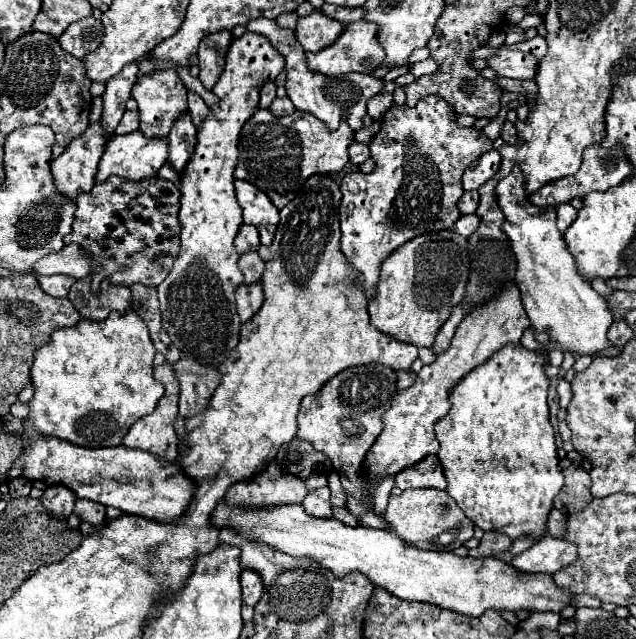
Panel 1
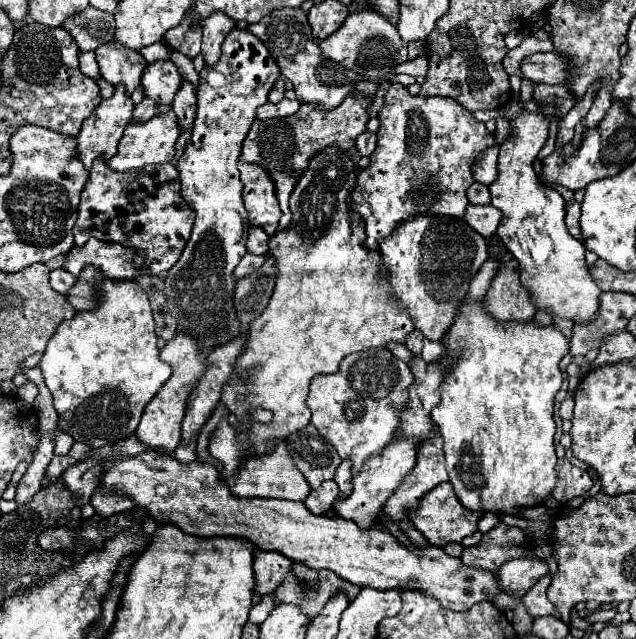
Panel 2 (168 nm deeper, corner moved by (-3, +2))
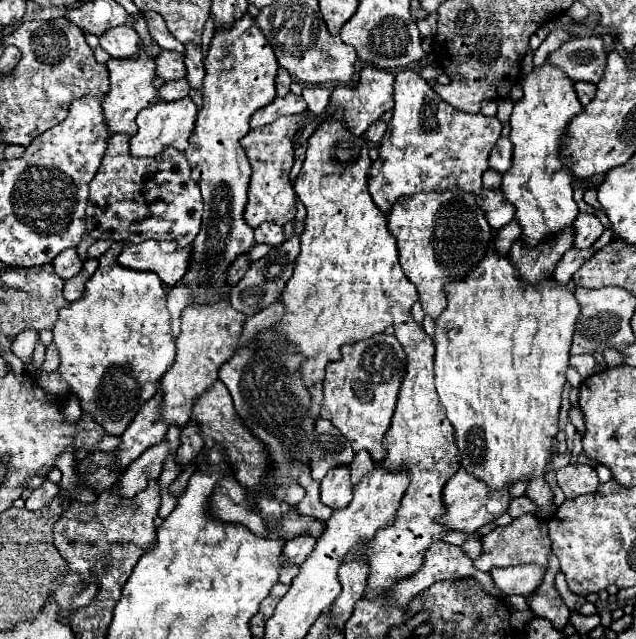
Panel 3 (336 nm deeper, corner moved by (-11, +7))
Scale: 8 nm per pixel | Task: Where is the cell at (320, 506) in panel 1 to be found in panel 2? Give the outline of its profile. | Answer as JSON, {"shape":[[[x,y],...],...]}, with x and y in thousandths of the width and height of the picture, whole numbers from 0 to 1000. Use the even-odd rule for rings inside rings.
{"shape":[[[514,751],[505,757],[502,767],[489,767],[489,773],[480,779],[480,792],[492,804],[511,804],[520,798],[527,779],[530,779],[530,757],[524,751]]]}

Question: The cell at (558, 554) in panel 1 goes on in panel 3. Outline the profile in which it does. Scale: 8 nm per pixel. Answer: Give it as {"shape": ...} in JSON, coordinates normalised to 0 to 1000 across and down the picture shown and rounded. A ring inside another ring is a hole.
{"shape":[[[810,884],[810,887],[778,887],[769,894],[778,919],[791,931],[835,931],[841,919],[851,915],[857,890],[844,884]]]}

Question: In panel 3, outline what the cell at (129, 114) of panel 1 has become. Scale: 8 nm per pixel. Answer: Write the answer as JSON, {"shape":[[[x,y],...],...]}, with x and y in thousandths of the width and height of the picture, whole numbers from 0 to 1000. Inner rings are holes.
{"shape":[[[281,124],[281,127],[263,127],[250,136],[250,155],[256,158],[278,158],[288,155],[291,149],[297,149],[297,130],[294,124]]]}

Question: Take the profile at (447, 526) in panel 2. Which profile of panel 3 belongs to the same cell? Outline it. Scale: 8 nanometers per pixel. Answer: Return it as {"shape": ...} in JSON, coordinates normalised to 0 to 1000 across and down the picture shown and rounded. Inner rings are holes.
{"shape":[[[722,734],[700,759],[697,765],[697,784],[700,784],[700,806],[697,812],[690,809],[690,818],[706,825],[709,831],[731,831],[731,834],[747,834],[753,825],[778,815],[785,806],[791,806],[800,793],[803,775],[800,762],[791,762],[791,768],[766,768],[753,750],[747,750],[741,740]]]}

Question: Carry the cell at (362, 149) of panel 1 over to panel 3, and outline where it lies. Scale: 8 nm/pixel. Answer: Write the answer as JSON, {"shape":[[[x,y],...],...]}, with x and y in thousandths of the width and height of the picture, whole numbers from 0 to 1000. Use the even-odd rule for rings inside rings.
{"shape":[[[590,189],[580,202],[577,202],[577,218],[580,221],[586,221],[586,224],[596,224],[599,221],[599,214],[602,214],[602,208],[605,208],[605,202],[608,202],[608,192],[605,189]]]}

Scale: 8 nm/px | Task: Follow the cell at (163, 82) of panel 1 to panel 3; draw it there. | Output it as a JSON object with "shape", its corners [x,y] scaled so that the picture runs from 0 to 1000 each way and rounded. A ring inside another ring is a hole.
{"shape":[[[253,80],[244,92],[247,99],[247,117],[256,127],[288,124],[291,121],[291,102],[288,102],[288,83],[278,80]]]}

